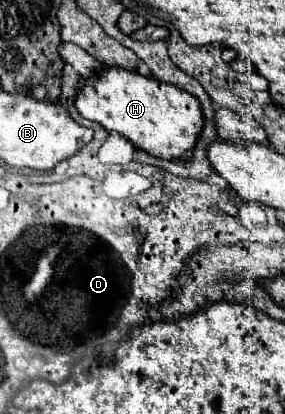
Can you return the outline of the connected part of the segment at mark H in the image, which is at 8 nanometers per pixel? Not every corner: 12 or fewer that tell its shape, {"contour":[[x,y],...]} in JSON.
{"contour":[[122,67],[84,79],[74,105],[160,159],[190,159],[190,93]]}

